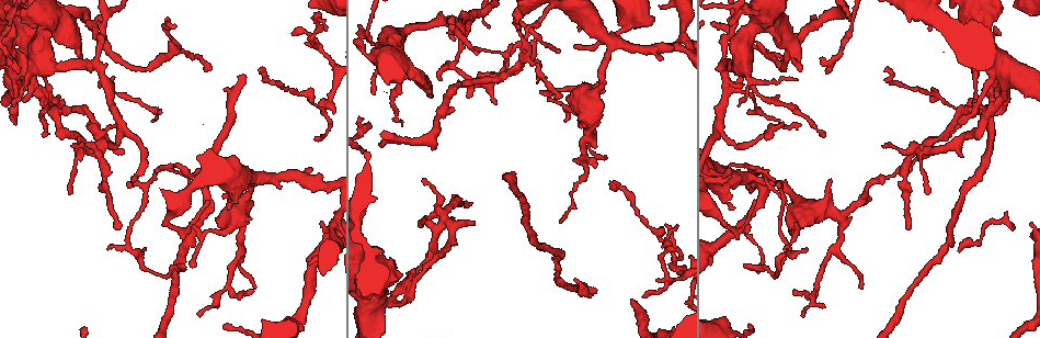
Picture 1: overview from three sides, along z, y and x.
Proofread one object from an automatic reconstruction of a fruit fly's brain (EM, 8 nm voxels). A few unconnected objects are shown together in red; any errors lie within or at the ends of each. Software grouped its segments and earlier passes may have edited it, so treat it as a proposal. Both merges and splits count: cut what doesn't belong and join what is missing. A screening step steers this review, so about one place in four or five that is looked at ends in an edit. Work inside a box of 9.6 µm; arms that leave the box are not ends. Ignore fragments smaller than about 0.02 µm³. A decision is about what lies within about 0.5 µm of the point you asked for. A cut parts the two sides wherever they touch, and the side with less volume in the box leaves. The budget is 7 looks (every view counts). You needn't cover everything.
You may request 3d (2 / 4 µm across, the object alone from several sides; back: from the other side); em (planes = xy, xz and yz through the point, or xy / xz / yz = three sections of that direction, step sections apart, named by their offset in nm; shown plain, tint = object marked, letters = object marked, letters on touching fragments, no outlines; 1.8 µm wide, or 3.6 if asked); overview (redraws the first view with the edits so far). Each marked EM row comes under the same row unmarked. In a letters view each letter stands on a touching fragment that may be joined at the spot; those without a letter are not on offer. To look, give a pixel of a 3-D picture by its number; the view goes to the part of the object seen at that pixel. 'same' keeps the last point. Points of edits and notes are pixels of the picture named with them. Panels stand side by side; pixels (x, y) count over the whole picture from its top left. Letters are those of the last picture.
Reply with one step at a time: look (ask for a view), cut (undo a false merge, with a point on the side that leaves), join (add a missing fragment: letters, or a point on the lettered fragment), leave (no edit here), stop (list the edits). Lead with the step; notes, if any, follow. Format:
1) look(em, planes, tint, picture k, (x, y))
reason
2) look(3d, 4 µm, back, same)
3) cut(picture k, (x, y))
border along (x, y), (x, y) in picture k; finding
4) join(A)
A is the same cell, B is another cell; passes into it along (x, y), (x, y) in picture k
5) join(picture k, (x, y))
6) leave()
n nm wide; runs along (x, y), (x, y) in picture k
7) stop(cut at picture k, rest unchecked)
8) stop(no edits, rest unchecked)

look(3d, 4 µm, picture 1, (594, 291))

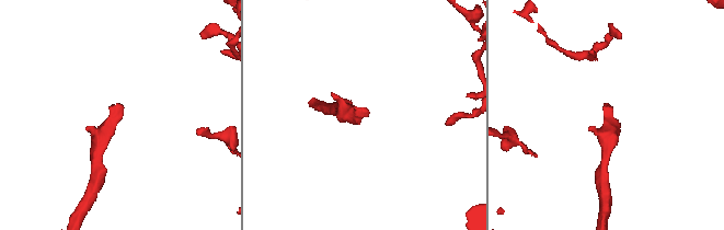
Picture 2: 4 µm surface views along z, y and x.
look(em, xz, step 16, tint, picture 2, (120, 105))
now the EM

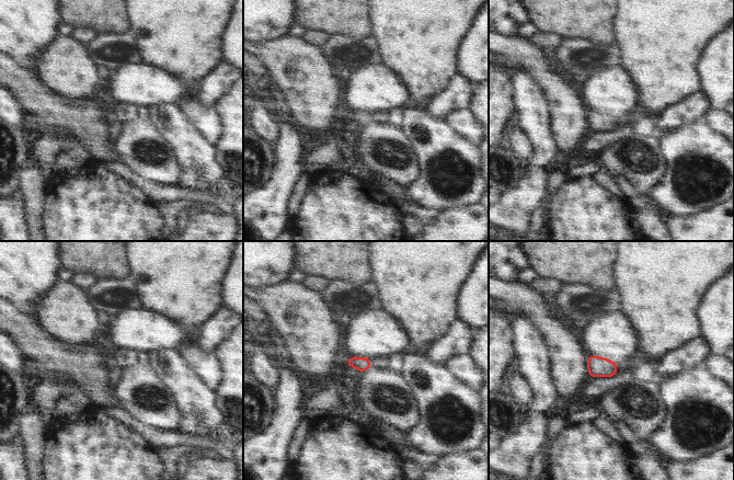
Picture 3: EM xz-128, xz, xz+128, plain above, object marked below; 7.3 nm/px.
look(em, planes, letters, same)

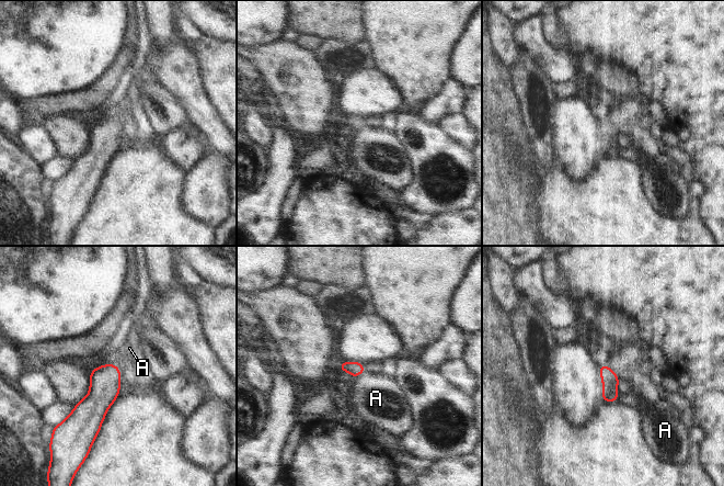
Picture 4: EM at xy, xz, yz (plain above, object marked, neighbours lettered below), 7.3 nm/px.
join(A)
A is the same cell; passes into it along (610, 380), (613, 372), (631, 362) in picture 4; it goes on there

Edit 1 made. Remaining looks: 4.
look(em, xz, step 4, letters, picture 1, (847, 17))
an open end

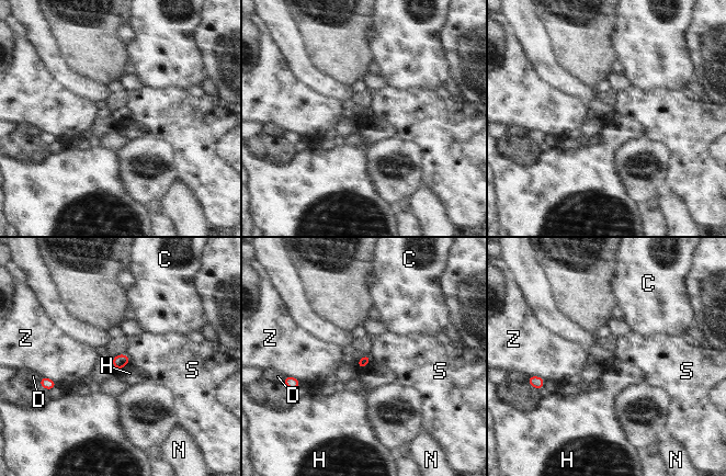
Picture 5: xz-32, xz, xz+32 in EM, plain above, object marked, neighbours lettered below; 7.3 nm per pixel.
leave()
C, D, H, N, S and Z are other cells; none of them fits

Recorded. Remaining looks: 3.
look(em, planes, letters, picture 1, (831, 178))
free end

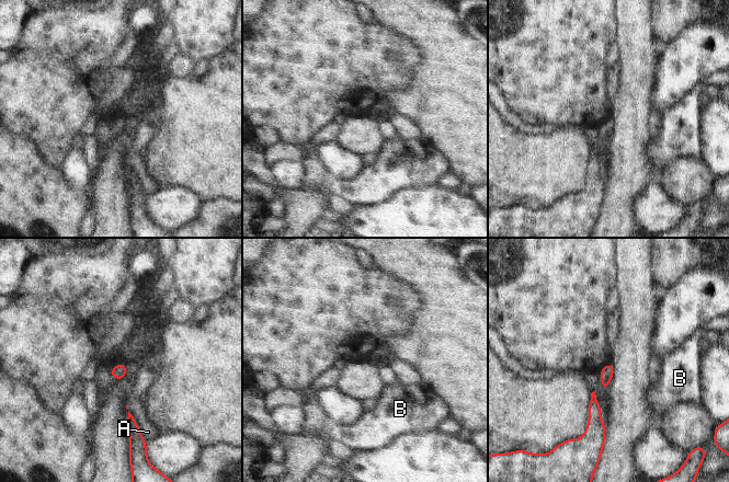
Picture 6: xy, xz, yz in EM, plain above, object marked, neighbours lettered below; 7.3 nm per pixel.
leave()
A and B are other cells; border along (128, 411), (141, 434) in picture 6; none of them fits

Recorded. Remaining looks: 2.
stop(join at picture 4, rest unchecked)

